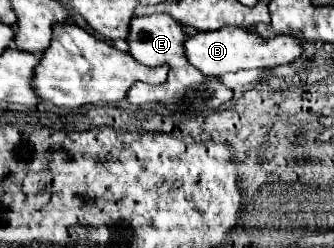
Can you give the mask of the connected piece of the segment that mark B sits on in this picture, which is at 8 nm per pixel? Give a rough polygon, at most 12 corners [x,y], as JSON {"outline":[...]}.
{"outline":[[241,27],[199,31],[183,43],[205,77],[297,59],[301,41]]}

